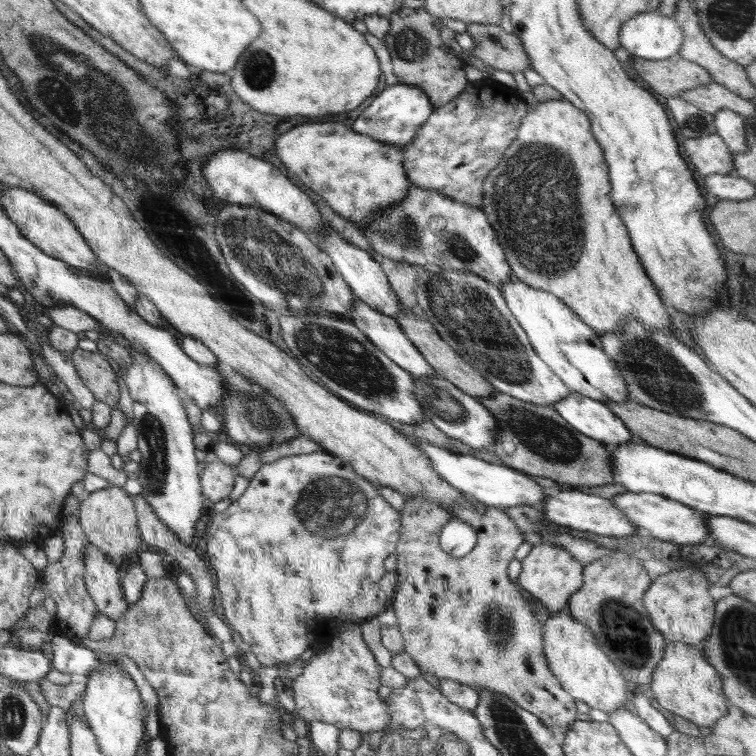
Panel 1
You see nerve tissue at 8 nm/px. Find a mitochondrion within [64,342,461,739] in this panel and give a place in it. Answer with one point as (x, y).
(329, 508)

